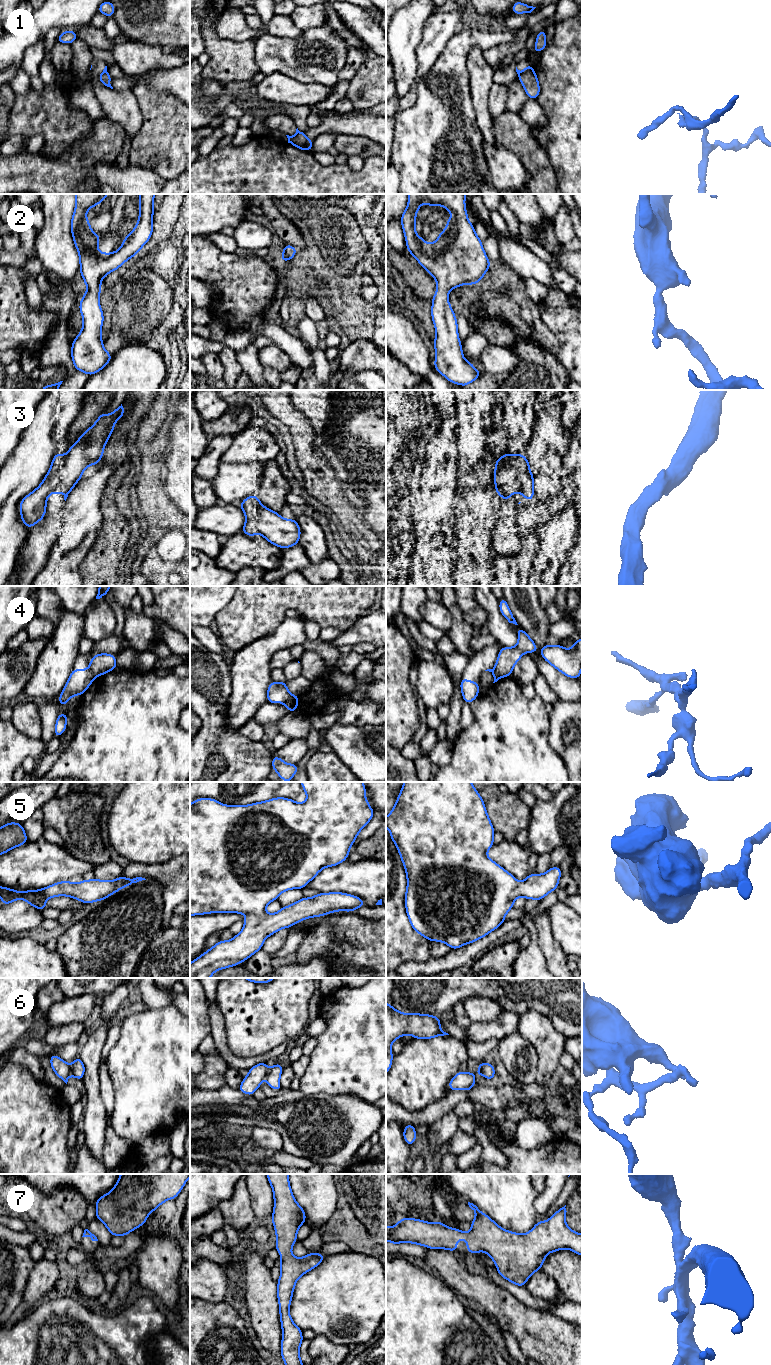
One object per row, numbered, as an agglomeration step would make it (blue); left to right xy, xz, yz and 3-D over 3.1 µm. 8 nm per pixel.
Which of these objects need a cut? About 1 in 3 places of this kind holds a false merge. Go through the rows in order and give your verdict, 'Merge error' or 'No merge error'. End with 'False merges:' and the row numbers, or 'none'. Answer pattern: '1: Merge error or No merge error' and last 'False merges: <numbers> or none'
1: Merge error
2: No merge error
3: No merge error
4: Merge error
5: No merge error
6: Merge error
7: No merge error
False merges: 1, 4, 6

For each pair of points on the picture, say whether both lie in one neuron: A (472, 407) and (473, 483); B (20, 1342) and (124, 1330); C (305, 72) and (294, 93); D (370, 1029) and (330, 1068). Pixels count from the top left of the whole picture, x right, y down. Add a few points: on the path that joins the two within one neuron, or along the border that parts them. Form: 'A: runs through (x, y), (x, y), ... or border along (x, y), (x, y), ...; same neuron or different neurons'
A: runs through (473, 426), (473, 462), (475, 464); same neuron
B: runs through (42, 1315), (48, 1309), (76, 1309), (97, 1323); same neuron
C: border along (279, 72), (299, 81), (316, 82), (324, 86); different neurons
D: runs through (360, 1039), (340, 1059); same neuron

